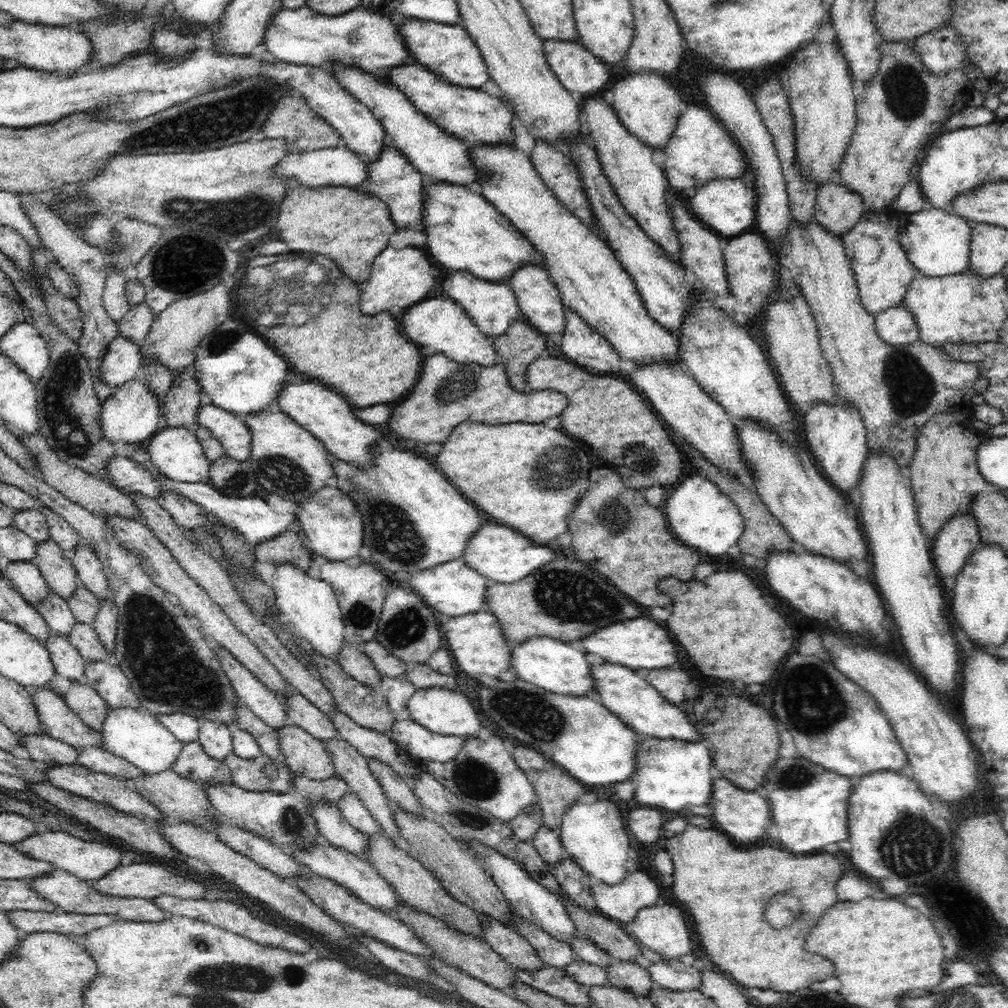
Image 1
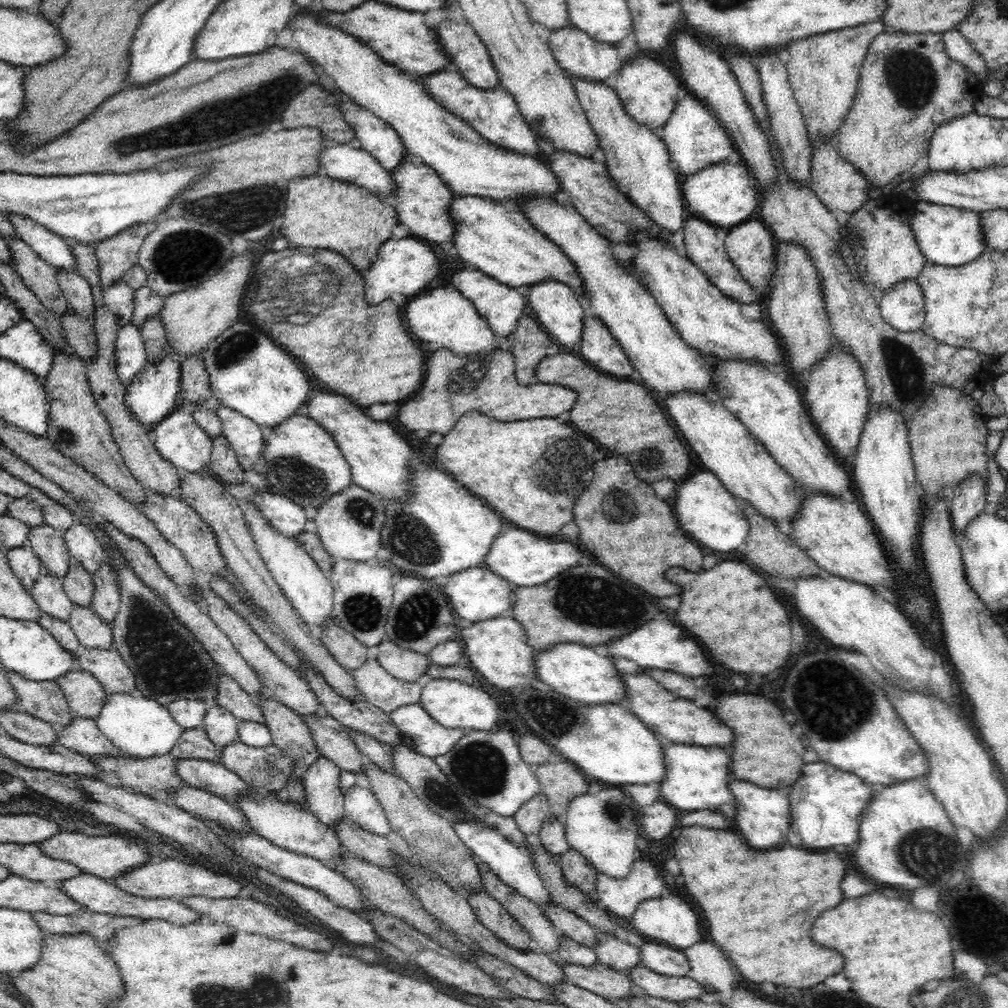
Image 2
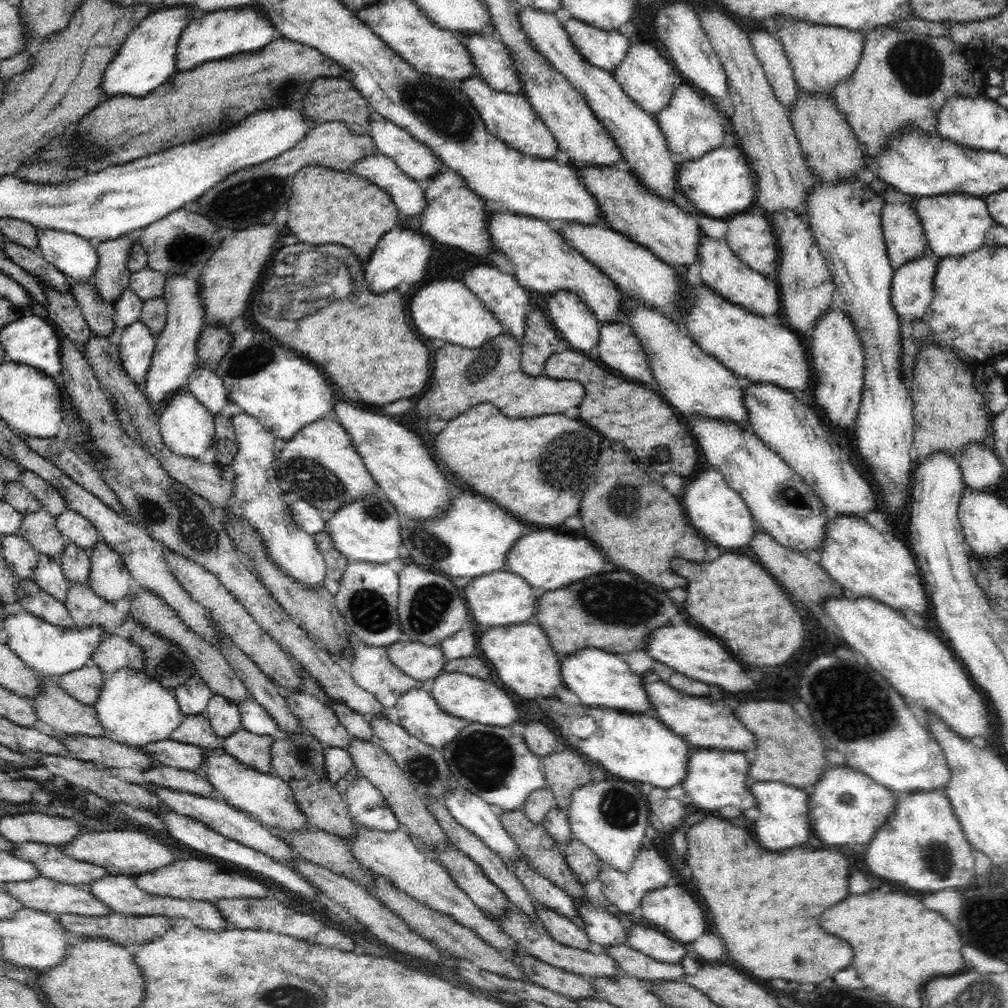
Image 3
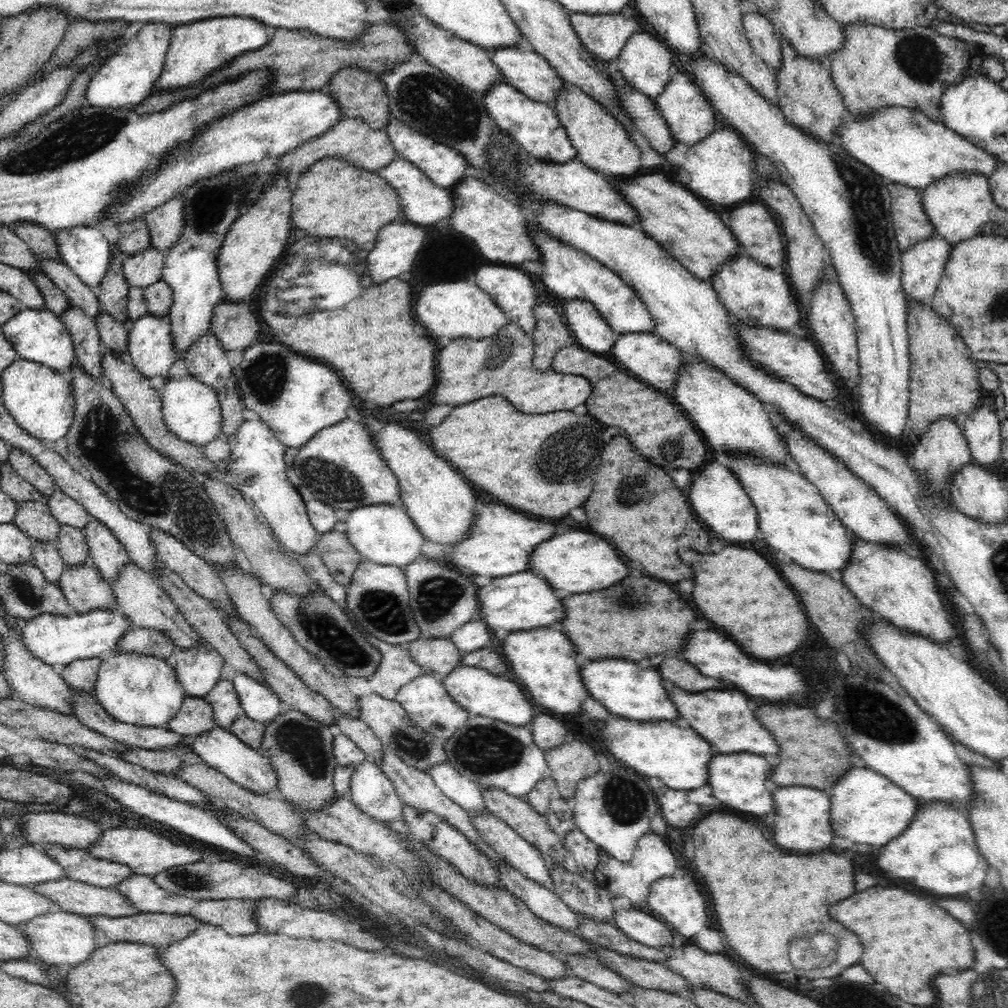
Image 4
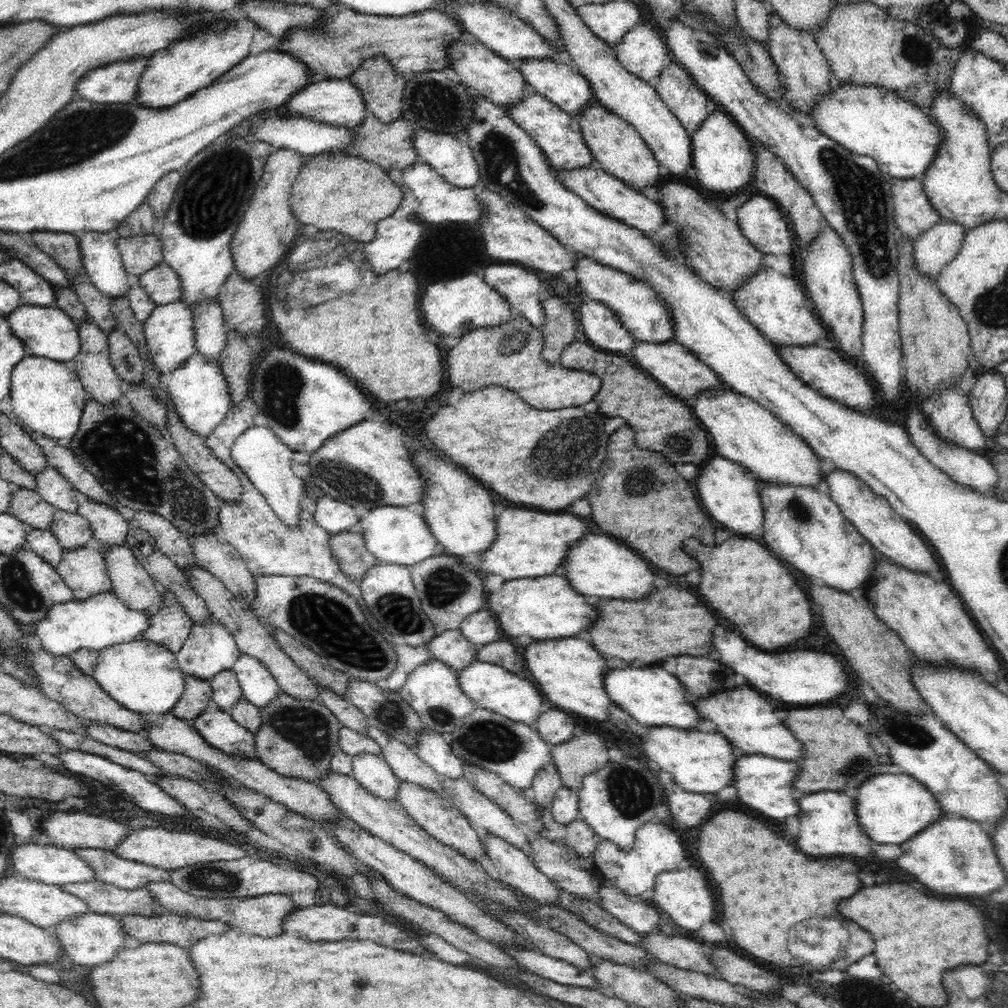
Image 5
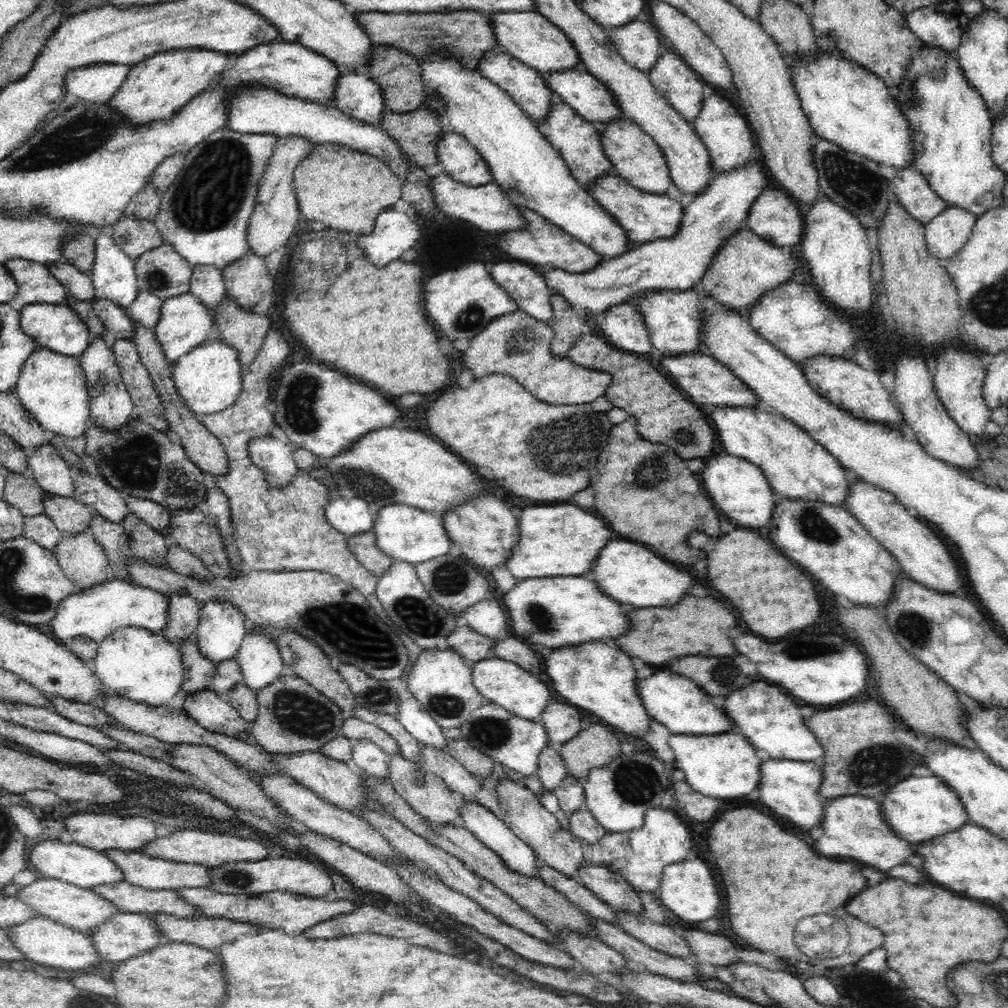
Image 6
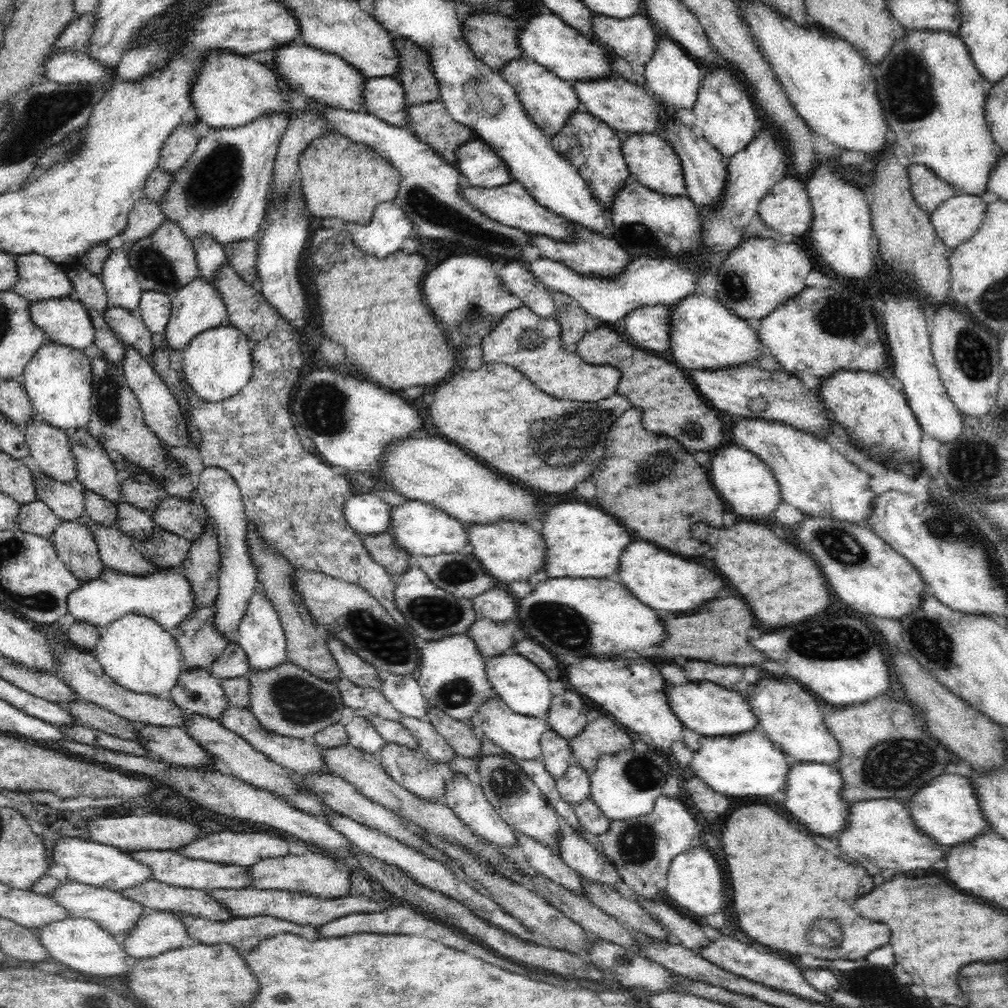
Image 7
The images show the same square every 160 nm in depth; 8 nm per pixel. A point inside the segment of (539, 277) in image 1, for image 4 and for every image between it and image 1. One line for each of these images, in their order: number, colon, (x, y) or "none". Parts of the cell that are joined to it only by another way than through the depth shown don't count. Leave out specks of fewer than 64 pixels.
2: (555, 305)
3: (578, 326)
4: (590, 331)

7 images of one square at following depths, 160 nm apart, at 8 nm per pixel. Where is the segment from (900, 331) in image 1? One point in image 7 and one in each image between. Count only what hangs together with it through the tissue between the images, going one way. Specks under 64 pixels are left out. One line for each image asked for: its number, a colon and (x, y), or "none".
2: (903, 308)
3: (912, 288)
4: (923, 265)
5: (933, 251)
6: (947, 233)
7: (956, 220)

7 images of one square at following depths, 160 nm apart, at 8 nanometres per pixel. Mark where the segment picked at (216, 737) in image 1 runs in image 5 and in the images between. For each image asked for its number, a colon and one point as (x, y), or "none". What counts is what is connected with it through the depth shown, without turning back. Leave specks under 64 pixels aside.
2: (221, 726)
3: (224, 716)
4: (223, 698)
5: (226, 690)

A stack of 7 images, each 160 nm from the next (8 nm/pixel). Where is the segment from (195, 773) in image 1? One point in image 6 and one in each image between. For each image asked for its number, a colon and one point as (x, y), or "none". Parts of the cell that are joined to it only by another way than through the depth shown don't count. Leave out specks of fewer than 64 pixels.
2: (193, 743)
3: (195, 729)
4: (195, 716)
5: (197, 697)
6: (198, 671)

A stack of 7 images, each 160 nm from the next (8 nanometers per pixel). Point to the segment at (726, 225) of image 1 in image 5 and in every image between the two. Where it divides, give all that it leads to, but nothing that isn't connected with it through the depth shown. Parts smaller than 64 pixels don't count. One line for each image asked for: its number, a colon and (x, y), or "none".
2: (724, 194)
3: (719, 184)
4: (720, 169)
5: (724, 160)

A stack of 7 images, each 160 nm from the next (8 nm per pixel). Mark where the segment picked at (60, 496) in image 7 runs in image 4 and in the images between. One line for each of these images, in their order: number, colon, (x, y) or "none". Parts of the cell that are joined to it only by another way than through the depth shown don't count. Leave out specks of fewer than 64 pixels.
4: (72, 544)
5: (72, 530)
6: (70, 515)

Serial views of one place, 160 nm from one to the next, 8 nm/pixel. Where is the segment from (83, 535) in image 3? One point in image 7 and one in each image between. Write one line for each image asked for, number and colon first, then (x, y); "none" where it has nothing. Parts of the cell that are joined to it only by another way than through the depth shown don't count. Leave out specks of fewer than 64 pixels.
4: (64, 508)
5: (53, 488)
6: (52, 473)
7: (49, 446)

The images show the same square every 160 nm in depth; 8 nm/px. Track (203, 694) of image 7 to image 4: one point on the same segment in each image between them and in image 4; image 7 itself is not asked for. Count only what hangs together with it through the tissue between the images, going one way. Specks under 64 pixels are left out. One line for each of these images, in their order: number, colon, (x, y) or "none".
4: (218, 748)
5: (217, 727)
6: (214, 713)

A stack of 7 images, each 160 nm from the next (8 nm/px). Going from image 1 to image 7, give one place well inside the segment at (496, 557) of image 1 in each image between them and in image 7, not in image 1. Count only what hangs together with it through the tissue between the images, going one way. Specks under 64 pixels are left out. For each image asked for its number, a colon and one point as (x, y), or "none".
2: (523, 559)
3: (547, 561)
4: (573, 561)
5: (597, 565)
6: (628, 572)
7: (664, 582)

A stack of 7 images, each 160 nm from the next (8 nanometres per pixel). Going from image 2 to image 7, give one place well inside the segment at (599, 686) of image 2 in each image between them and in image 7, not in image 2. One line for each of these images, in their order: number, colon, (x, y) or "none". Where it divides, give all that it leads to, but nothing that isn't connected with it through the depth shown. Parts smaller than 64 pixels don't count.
3: (600, 679)
4: (629, 689)
5: (652, 696)
6: (682, 707)
7: (712, 711)

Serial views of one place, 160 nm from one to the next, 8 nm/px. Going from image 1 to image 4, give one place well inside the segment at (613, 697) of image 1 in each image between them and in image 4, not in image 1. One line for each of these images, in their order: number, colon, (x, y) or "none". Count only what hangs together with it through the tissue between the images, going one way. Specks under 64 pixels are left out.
2: (677, 720)
3: (705, 723)
4: (726, 719)

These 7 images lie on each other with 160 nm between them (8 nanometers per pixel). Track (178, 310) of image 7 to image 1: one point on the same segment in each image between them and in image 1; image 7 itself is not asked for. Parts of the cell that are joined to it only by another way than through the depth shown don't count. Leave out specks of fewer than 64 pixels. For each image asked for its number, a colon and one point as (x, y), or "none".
1: (122, 362)
2: (131, 354)
3: (137, 344)
4: (152, 347)
5: (170, 336)
6: (184, 321)

